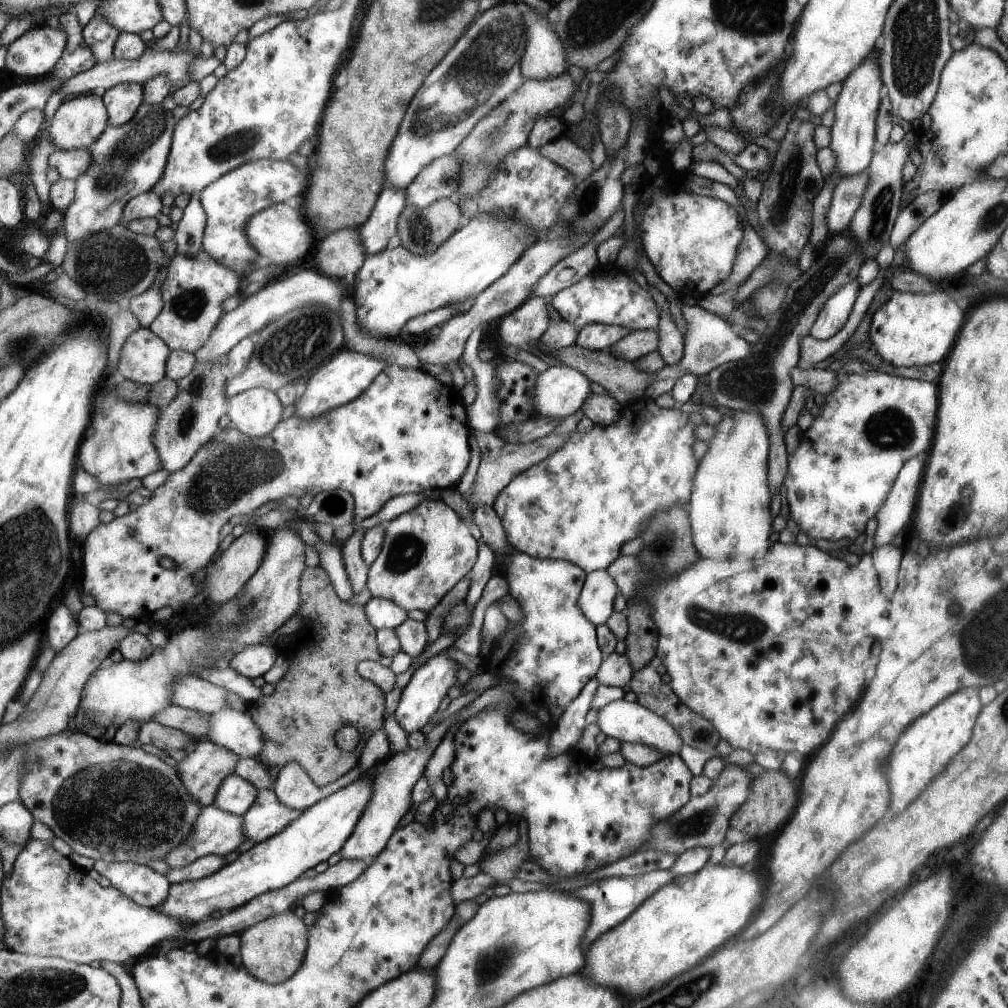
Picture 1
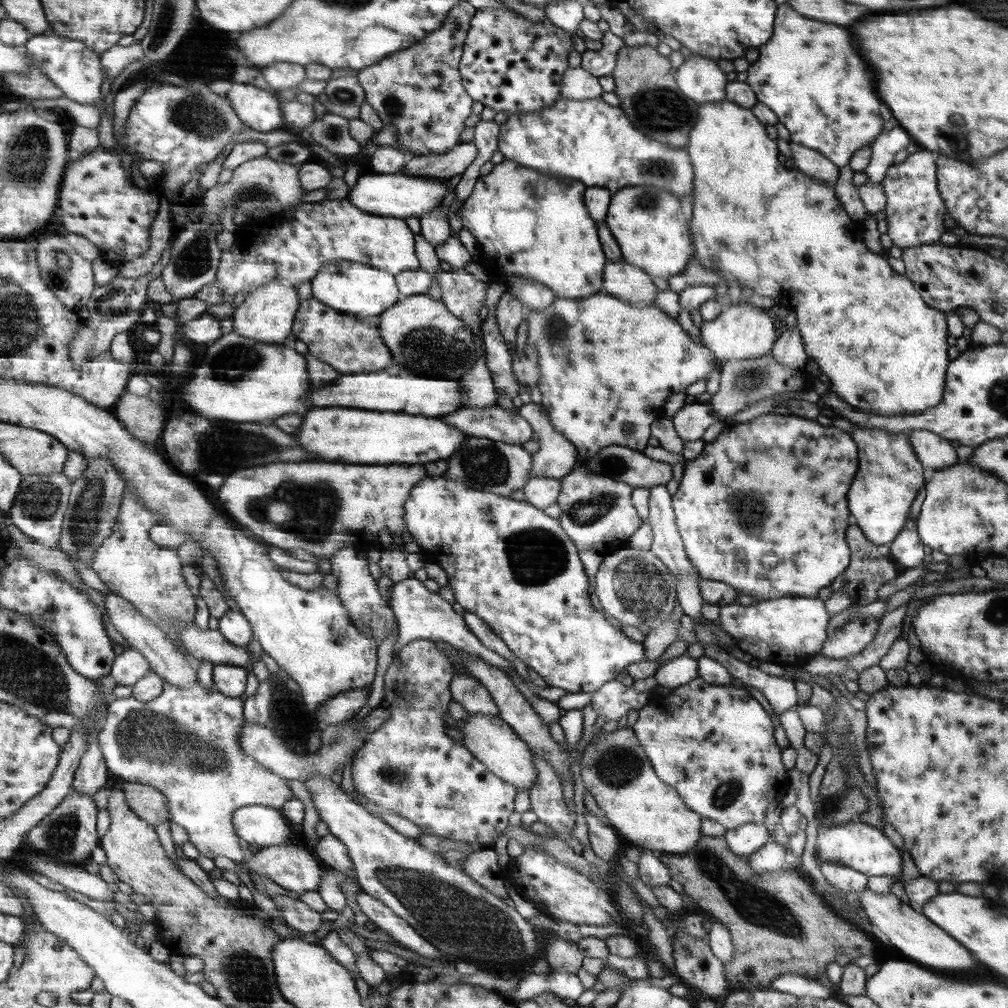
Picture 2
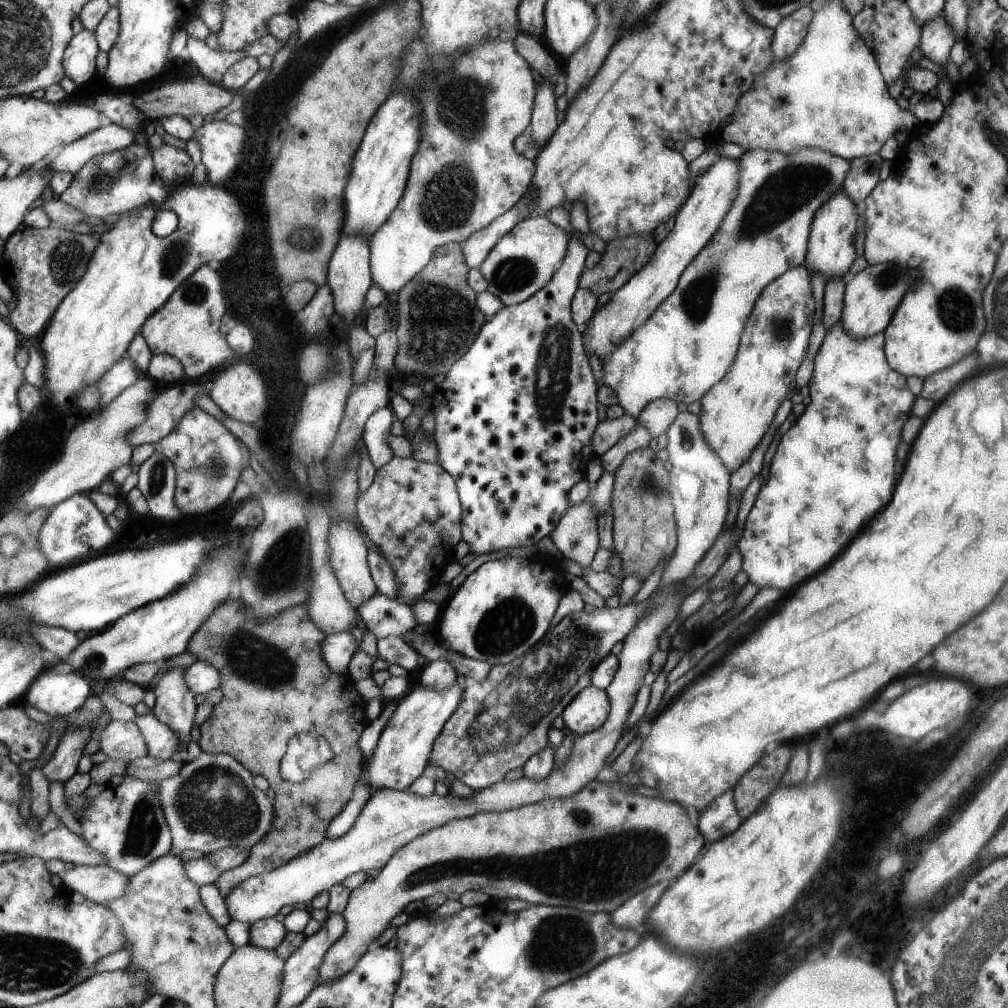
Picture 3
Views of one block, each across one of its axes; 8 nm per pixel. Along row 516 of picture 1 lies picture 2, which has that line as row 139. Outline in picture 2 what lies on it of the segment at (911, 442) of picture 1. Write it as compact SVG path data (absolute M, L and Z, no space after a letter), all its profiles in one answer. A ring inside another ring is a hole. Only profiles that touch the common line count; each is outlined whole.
M787 2L782 3L778 7L773 38L759 49L759 57L748 68L745 82L755 92L757 100L772 110L789 130L790 140L818 151L840 168L849 164L858 146L871 146L874 136L881 133L884 120L880 118L880 98L876 94L874 74L868 72L866 62L858 56L850 32L824 22L802 16Z

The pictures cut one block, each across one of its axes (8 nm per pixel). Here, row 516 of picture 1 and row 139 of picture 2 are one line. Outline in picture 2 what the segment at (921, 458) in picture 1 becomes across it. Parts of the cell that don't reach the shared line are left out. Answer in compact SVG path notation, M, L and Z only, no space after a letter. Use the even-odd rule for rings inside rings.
M900 126L892 128L887 133L880 133L874 144L871 144L870 164L863 170L868 175L868 182L882 183L888 169L895 164L896 153L907 148L912 142L911 136Z

